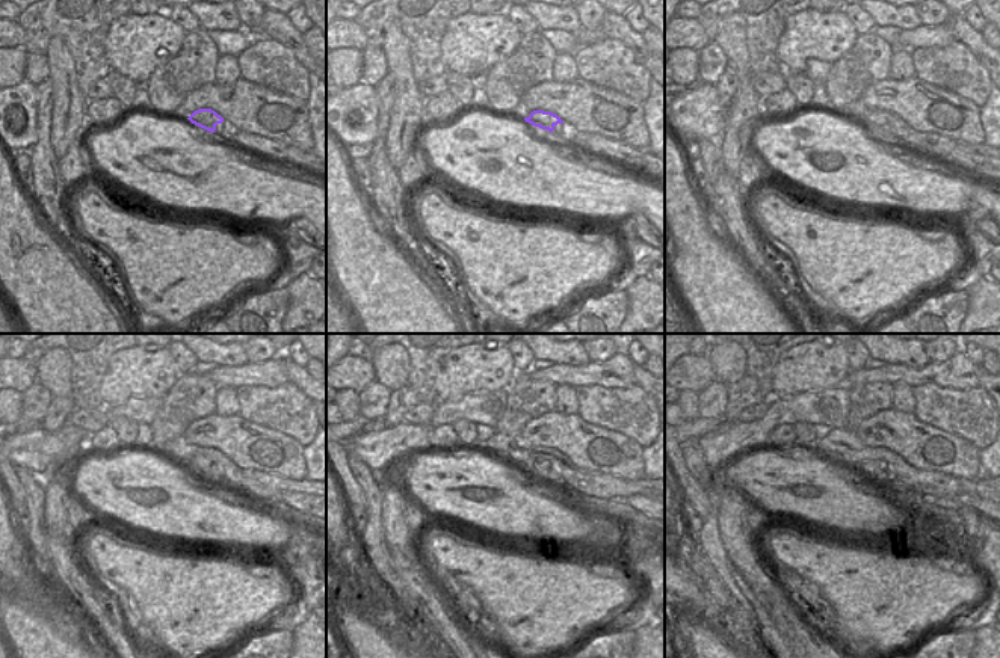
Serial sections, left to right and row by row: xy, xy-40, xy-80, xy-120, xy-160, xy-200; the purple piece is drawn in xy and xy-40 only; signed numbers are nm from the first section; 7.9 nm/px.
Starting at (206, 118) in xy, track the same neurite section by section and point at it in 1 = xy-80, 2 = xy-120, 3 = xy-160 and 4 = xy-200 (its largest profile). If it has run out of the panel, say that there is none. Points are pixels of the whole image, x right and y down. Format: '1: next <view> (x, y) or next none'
1: next xy-80 (881, 121)
2: next xy-120 (203, 465)
3: next xy-160 (543, 470)
4: next xy-200 (879, 471)

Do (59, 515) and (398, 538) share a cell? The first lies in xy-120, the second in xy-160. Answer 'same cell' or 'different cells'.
same cell

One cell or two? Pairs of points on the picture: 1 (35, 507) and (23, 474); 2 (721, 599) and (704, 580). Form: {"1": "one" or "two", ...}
{"1": "one", "2": "one"}

